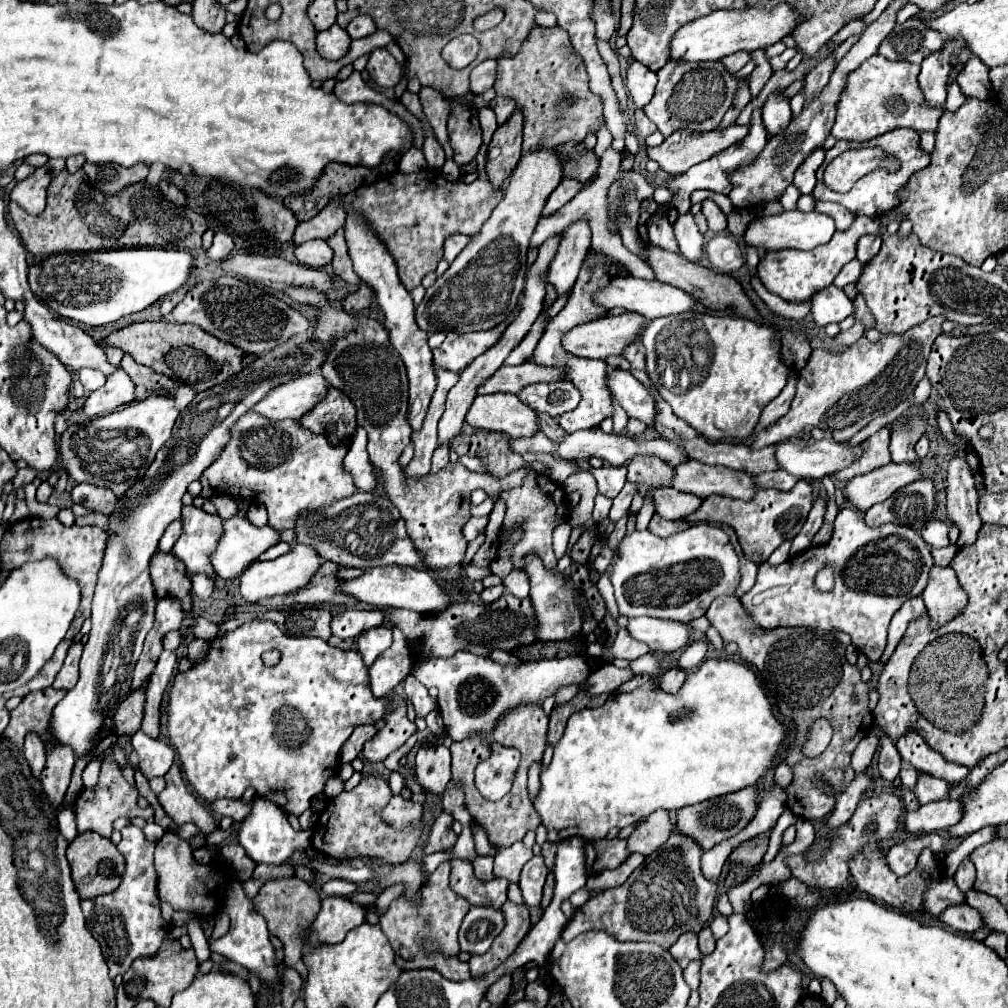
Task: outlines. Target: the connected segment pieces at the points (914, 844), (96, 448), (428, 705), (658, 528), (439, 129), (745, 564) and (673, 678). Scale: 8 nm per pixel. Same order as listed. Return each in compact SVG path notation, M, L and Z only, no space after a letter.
M921 834L917 838L905 838L897 846L887 852L887 864L897 876L905 876L917 864L917 858L923 848L931 848L933 852L943 852L943 838L937 834Z
M153 392L145 400L131 402L113 414L83 424L73 424L59 440L61 464L75 482L111 488L121 498L131 484L145 476L157 450L171 438L179 410L171 392Z
M411 674L405 678L405 694L419 718L425 718L437 706L437 702L429 696L428 689L423 684L419 684Z
M653 516L651 518L651 532L653 534L657 534L657 536L661 536L661 538L667 538L667 536L671 536L671 534L675 534L675 532L681 532L681 530L685 530L685 522L679 522L679 520L663 520L661 516Z
M421 88L419 100L423 104L423 112L425 112L431 128L435 130L439 144L445 150L445 156L451 158L453 154L449 148L449 138L447 138L447 120L451 116L451 102L447 102L439 92L435 92L431 88Z
M743 552L737 554L737 556L739 556L739 560L741 560L741 566L739 566L739 570L741 570L741 582L739 582L739 588L735 590L735 596L741 598L741 596L743 596L745 592L749 592L749 590L753 588L753 584L755 584L757 564L753 564L751 560L747 560L747 558L743 556Z
M673 668L673 670L667 670L665 674L661 674L659 678L659 686L665 690L665 692L677 692L681 688L685 680L685 672L681 668Z

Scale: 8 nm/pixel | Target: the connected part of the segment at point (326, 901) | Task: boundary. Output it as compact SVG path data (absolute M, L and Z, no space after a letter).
M323 898L321 910L311 924L309 942L311 944L339 944L351 928L365 922L365 908L351 902L349 898Z

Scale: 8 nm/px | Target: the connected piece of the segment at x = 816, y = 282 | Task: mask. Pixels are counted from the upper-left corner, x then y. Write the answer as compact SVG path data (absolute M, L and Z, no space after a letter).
M857 216L849 230L835 232L835 236L831 238L829 244L817 246L817 248L807 250L807 252L795 250L795 248L787 248L787 250L779 250L779 252L767 252L759 262L759 278L761 278L761 282L765 284L765 288L769 292L775 292L775 294L779 294L781 298L785 298L789 302L803 302L815 290L827 288L833 282L833 278L839 274L839 270L855 258L857 240L863 234L881 236L879 220L877 218L867 218L867 216Z

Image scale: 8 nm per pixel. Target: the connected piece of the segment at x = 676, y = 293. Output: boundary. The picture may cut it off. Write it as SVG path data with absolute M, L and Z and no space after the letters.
M629 276L627 280L611 278L607 288L599 288L599 292L595 292L593 300L599 302L605 310L613 310L613 308L621 306L629 312L637 312L637 314L645 316L647 320L653 320L659 316L669 316L669 314L681 314L681 312L691 310L697 304L689 294L685 294L683 290L679 290L675 286L669 286L669 284L663 284L657 280L639 280L633 276Z

